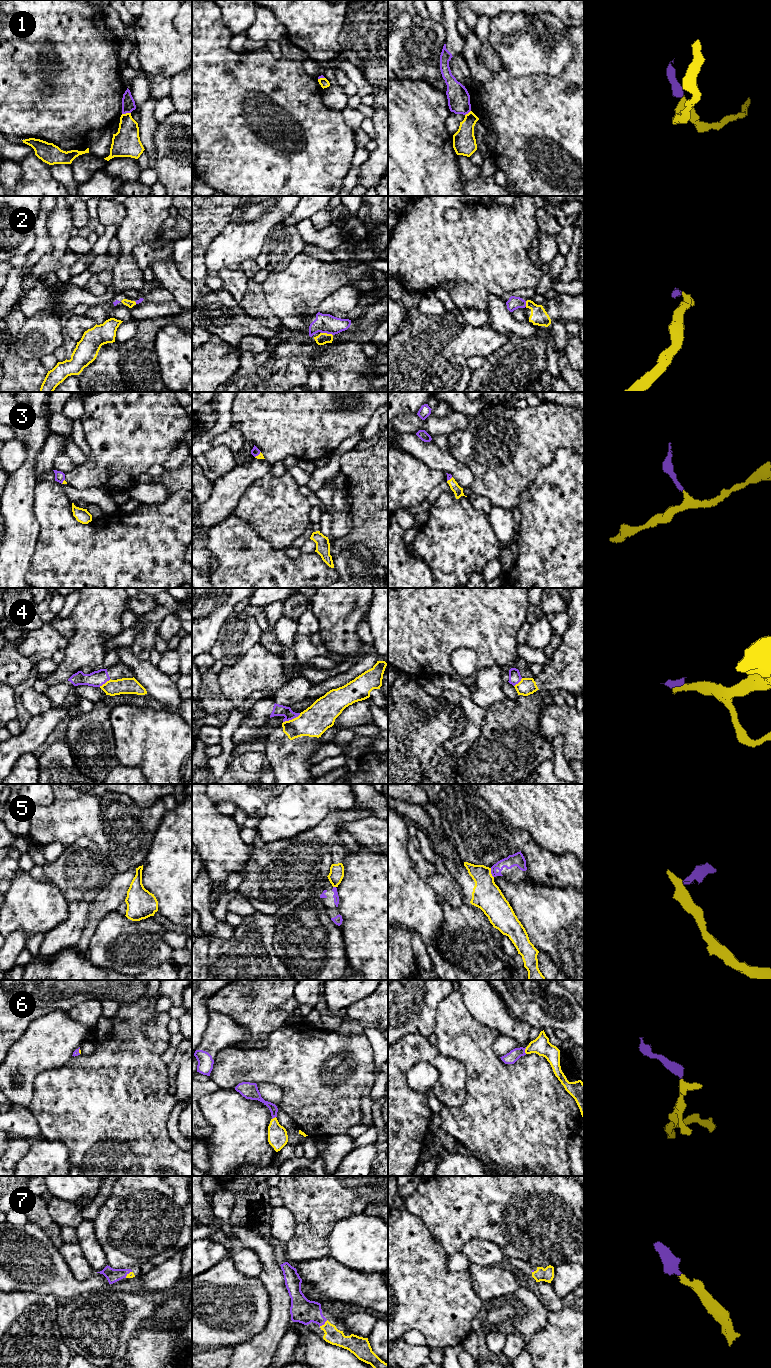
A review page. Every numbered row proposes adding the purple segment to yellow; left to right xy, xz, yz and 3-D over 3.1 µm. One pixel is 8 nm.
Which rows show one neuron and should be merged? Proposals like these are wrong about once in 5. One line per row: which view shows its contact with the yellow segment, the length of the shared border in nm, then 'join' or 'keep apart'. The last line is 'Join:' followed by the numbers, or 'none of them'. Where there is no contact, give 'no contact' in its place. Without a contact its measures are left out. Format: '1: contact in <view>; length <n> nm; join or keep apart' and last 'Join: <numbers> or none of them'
1: contact in xy; length 70 nm; keep apart
2: contact in xz; length 100 nm; keep apart
3: contact in xz; length 70 nm; join
4: contact in xz; length 160 nm; keep apart
5: contact in yz; length 80 nm; keep apart
6: contact in yz; length 60 nm; join
7: contact in xz; length 90 nm; join
Join: 3, 6, 7

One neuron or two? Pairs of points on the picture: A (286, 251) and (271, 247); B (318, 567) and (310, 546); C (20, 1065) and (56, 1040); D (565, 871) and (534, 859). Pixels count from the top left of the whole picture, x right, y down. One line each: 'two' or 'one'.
A: one
B: two
C: one
D: one

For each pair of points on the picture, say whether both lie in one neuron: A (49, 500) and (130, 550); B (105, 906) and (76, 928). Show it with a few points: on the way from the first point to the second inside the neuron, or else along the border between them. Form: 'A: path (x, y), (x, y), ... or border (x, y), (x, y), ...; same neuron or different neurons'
A: path (65, 522), (93, 550), (108, 550); same neuron
B: border (90, 903), (89, 912); different neurons

